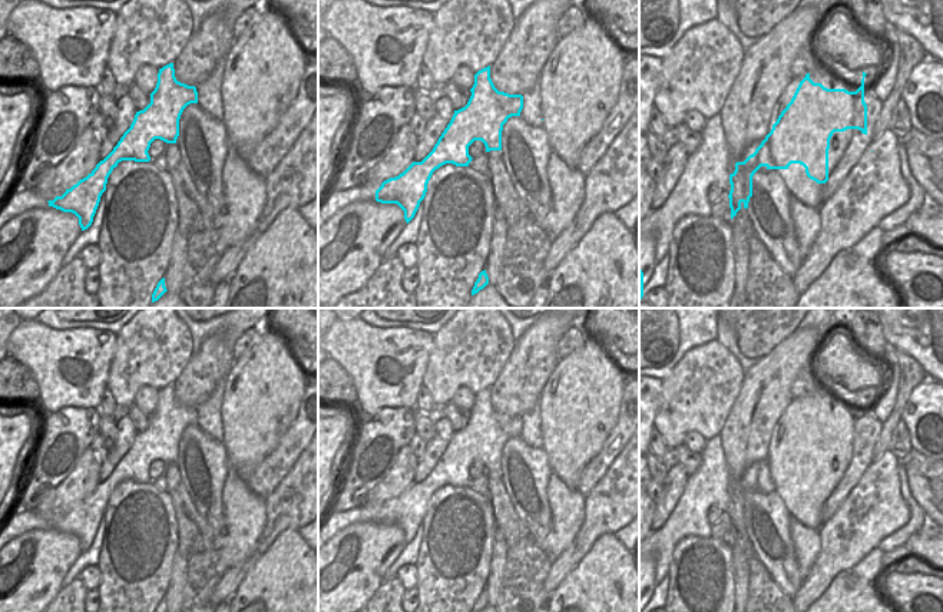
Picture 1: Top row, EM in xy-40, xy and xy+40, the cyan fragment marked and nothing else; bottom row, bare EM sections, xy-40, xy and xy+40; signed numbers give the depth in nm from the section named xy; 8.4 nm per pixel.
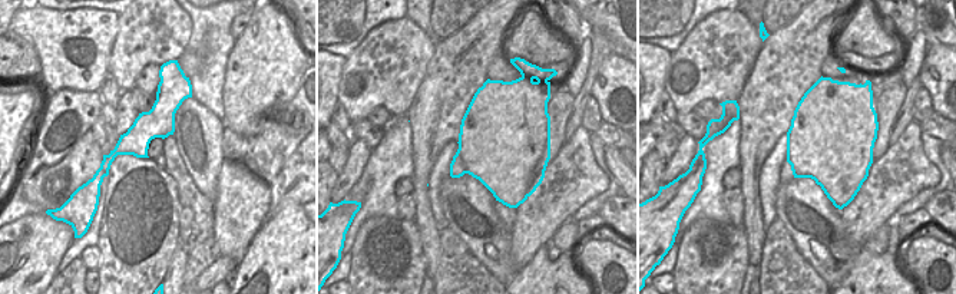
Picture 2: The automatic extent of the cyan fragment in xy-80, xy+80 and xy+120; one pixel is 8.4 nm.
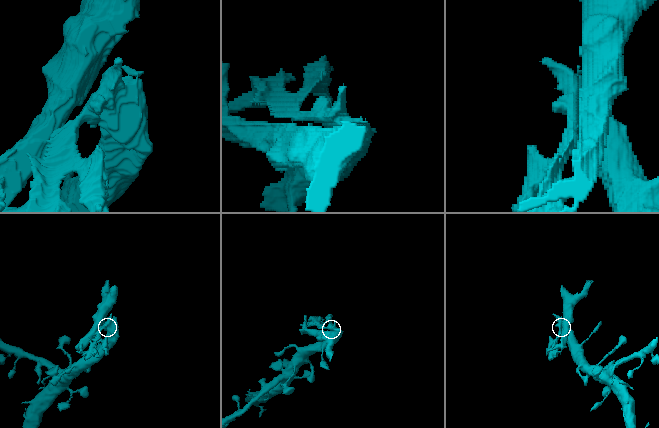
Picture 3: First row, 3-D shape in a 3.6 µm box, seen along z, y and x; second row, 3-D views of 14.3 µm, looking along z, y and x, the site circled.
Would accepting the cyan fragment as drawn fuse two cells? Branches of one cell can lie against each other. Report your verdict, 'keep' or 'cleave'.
cleave

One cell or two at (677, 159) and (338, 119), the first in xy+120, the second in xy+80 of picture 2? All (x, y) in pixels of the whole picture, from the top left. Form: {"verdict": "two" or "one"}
{"verdict": "two"}

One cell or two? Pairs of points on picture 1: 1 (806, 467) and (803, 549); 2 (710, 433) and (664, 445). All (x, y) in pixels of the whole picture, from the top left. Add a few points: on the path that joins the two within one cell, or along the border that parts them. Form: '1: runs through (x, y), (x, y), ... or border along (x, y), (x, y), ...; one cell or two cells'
1: border along (806, 493), (817, 503); two cells
2: border along (677, 446), (668, 479); two cells

